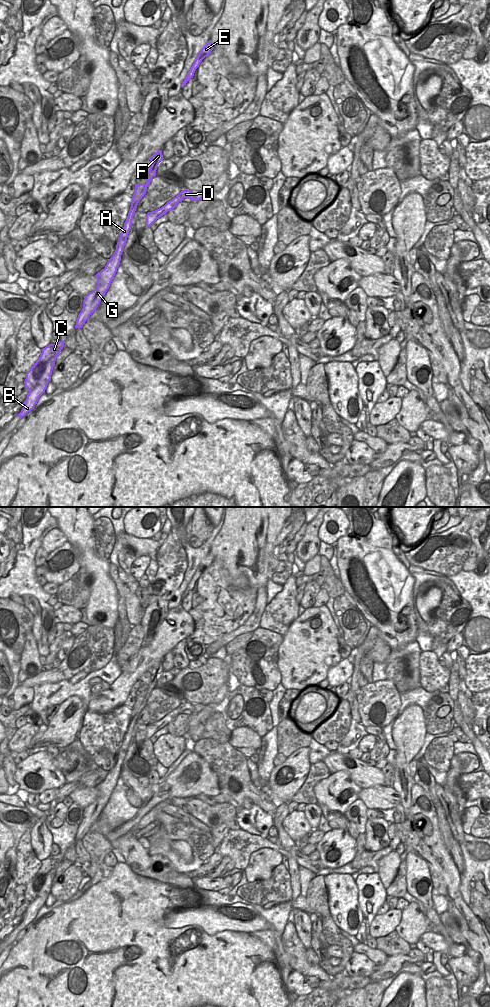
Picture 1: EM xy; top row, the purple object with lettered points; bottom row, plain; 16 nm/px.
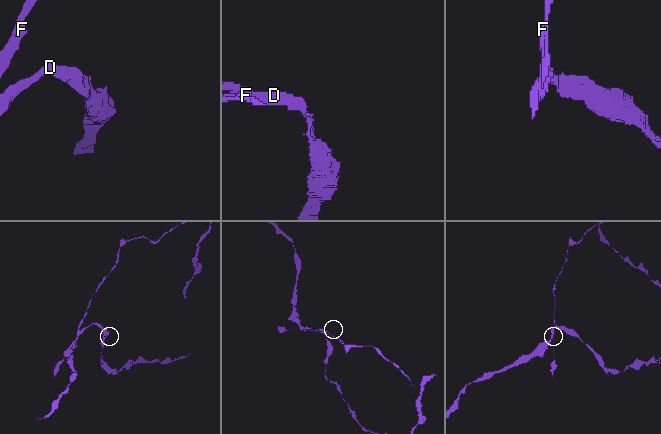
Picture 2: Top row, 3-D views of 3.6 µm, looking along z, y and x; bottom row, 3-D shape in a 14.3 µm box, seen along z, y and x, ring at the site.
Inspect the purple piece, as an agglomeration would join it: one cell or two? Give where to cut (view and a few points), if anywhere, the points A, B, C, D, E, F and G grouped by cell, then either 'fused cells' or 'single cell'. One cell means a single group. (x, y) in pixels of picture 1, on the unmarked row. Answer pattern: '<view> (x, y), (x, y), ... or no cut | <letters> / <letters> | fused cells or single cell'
xy (126, 750), (121, 753), (115, 763) | A B C E F G / D | fused cells

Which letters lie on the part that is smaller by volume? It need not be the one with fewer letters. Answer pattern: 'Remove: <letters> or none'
Remove: A, B, C, E, F, G

